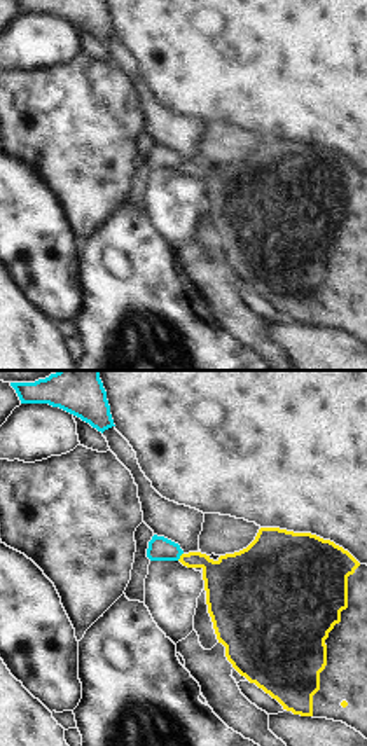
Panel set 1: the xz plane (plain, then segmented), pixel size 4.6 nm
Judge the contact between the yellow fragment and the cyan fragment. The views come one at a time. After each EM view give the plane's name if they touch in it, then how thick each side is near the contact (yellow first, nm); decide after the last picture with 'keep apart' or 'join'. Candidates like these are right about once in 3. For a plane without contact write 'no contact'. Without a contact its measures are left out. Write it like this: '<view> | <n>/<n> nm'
xz | 220/110 nm

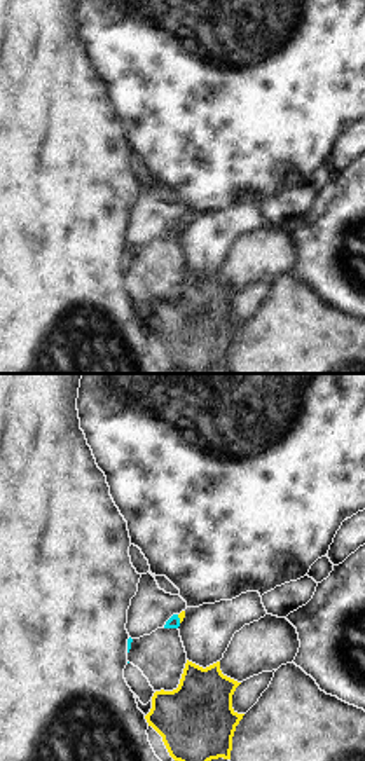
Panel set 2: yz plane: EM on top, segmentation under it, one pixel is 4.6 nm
yz | 30/60 nm

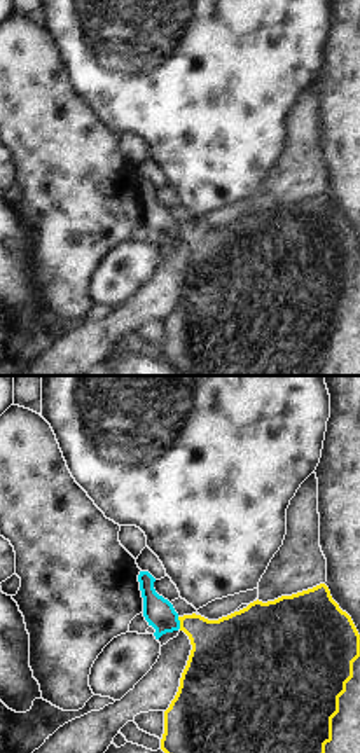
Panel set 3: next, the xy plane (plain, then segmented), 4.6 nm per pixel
xy | 320/140 nm

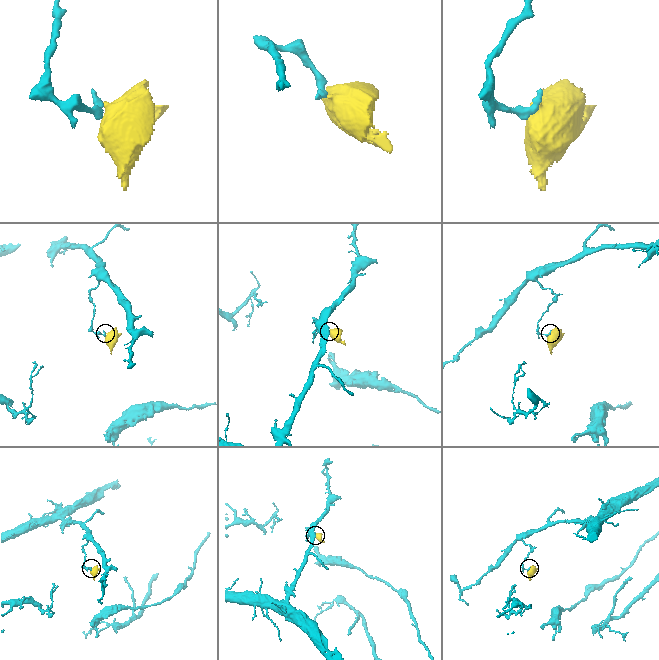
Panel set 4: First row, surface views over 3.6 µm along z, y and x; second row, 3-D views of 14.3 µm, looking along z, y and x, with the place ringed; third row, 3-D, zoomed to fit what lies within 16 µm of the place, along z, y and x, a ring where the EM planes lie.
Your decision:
keep apart

